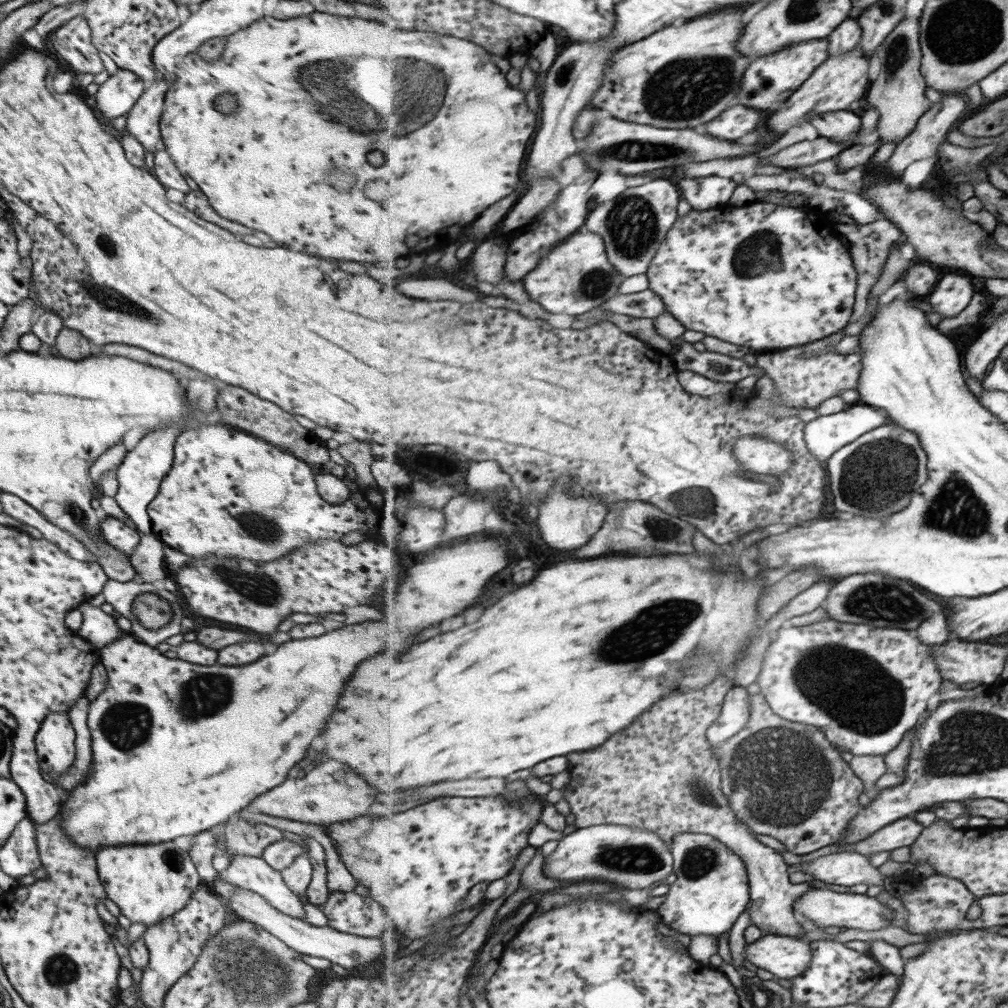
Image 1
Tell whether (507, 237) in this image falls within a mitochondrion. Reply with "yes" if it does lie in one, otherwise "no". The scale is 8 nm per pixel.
no

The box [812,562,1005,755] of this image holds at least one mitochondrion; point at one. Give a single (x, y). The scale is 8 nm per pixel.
(883, 602)

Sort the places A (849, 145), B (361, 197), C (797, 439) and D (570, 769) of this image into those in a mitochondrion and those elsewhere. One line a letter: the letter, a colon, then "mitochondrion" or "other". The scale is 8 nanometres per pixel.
A: other
B: other
C: other
D: other

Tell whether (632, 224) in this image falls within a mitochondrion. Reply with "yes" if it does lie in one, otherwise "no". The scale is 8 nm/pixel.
yes

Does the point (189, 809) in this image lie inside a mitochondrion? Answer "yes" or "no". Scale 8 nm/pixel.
no

